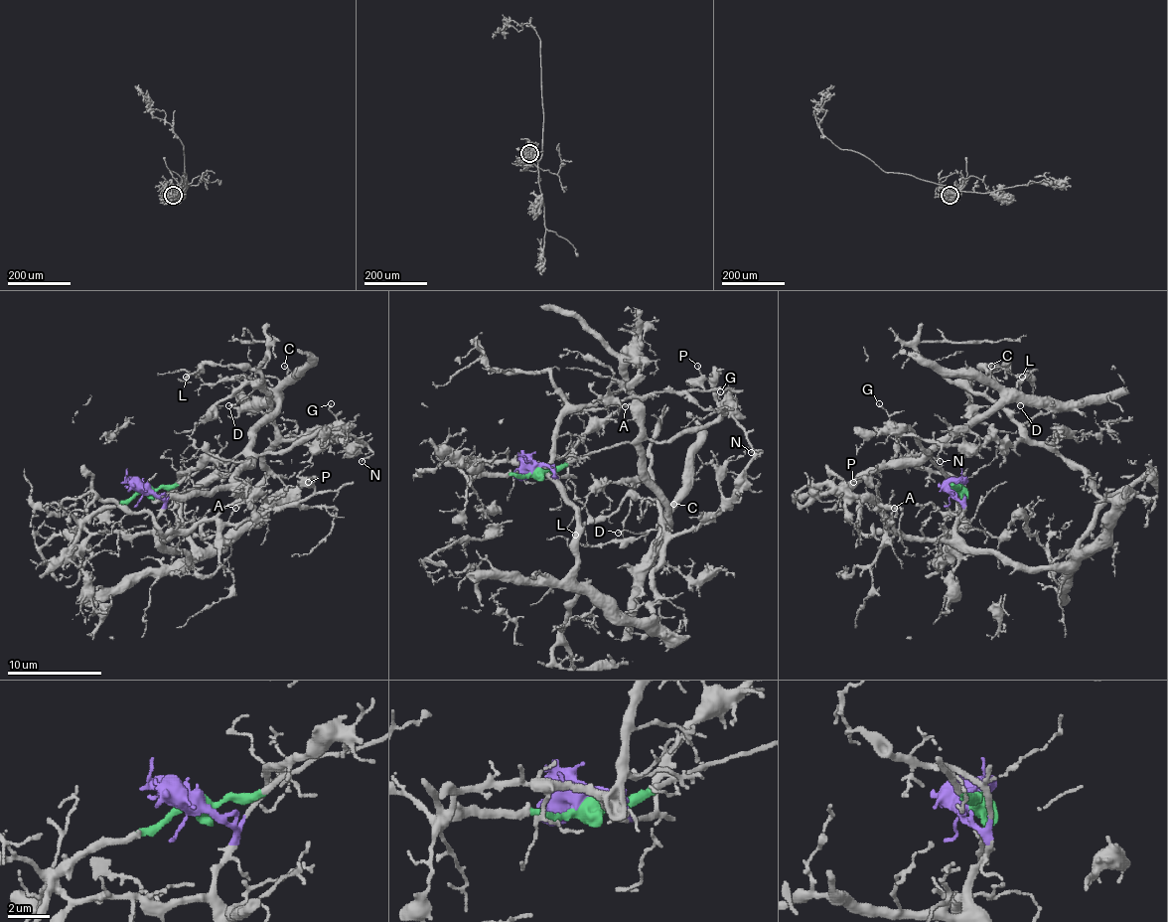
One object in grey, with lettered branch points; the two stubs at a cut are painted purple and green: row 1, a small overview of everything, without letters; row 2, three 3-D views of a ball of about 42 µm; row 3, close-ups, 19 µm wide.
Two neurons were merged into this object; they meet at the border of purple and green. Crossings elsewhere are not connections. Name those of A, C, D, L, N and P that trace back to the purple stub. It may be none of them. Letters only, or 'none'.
A, N, P

